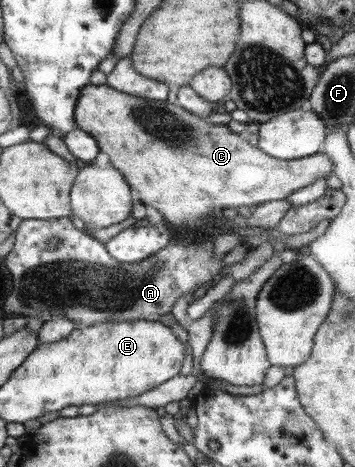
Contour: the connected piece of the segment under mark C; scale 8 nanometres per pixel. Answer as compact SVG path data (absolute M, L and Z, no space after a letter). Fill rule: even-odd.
M107 84L86 85L77 100L75 111L75 127L92 134L100 142L101 149L105 149L111 157L111 166L128 177L129 185L139 191L140 199L146 206L154 207L161 213L174 235L204 237L201 225L205 225L217 209L222 213L223 209L235 209L242 205L252 208L263 202L283 200L291 193L313 185L321 177L327 179L334 171L332 159L323 151L301 159L280 160L253 147L247 140L243 141L241 135L231 133L225 124L211 125L207 119L203 121L177 105L123 93Z

